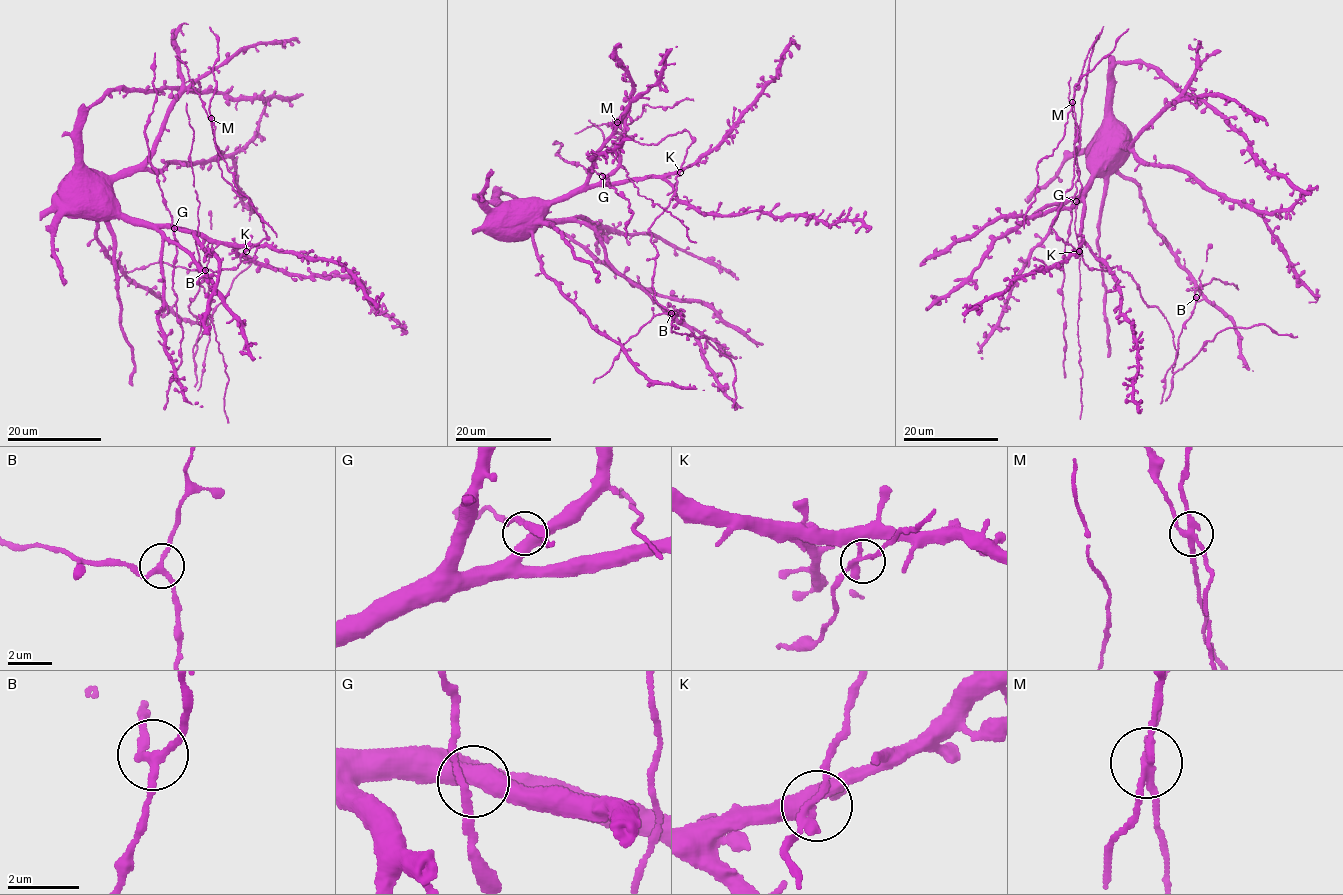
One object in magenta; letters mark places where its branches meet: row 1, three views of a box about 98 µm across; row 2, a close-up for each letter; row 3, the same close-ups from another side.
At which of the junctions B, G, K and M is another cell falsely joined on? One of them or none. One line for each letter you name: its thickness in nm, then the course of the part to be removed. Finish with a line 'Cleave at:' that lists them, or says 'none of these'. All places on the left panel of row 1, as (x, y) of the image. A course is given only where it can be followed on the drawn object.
M: calibre 240 nm; course (210, 118), (215, 128), (215, 149), (226, 163), (235, 185), (248, 197), (276, 237)
Cleave at: M

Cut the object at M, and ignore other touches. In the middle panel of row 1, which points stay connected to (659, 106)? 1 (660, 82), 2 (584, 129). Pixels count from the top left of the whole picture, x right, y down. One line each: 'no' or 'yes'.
1: no
2: yes

